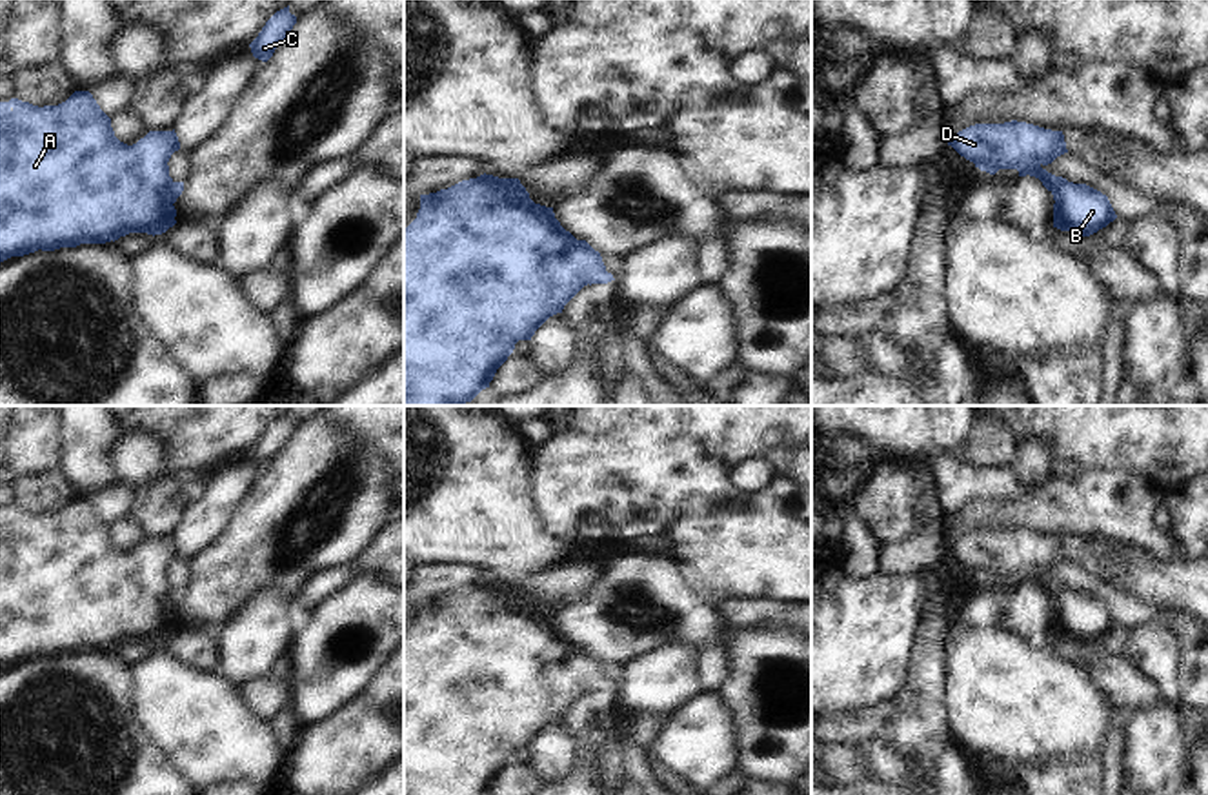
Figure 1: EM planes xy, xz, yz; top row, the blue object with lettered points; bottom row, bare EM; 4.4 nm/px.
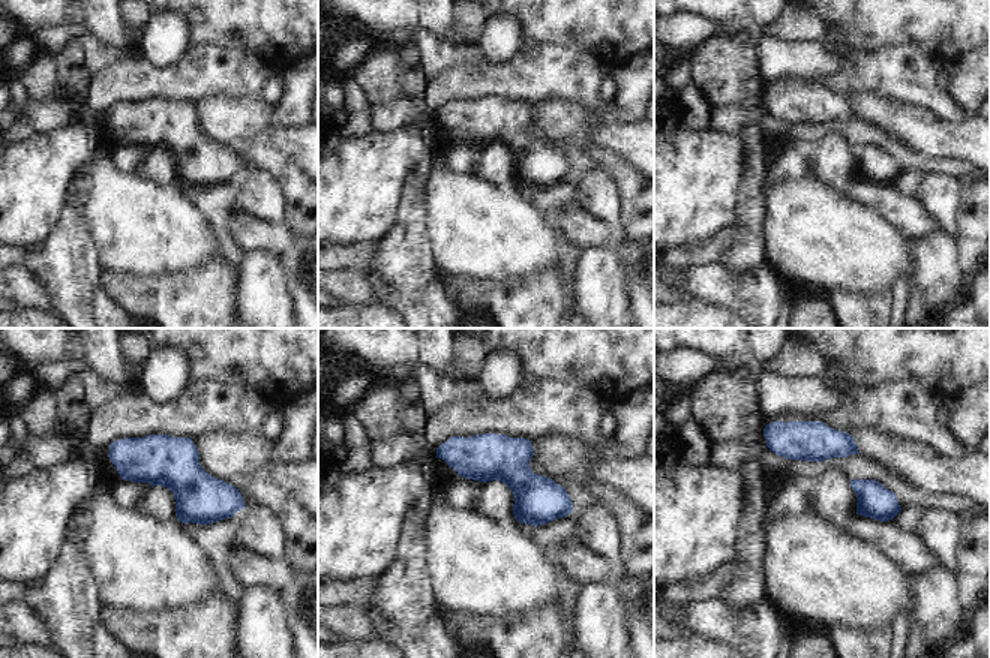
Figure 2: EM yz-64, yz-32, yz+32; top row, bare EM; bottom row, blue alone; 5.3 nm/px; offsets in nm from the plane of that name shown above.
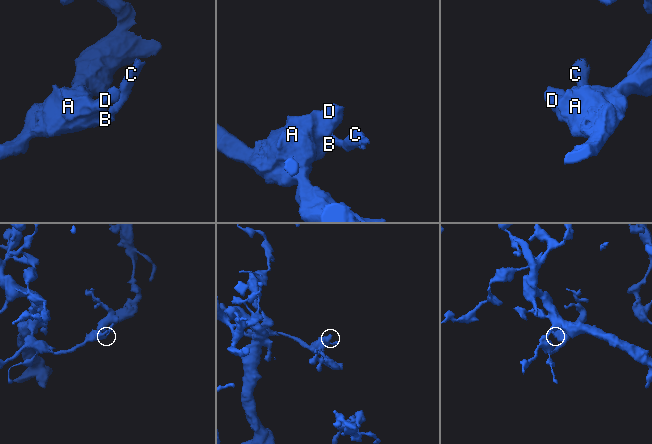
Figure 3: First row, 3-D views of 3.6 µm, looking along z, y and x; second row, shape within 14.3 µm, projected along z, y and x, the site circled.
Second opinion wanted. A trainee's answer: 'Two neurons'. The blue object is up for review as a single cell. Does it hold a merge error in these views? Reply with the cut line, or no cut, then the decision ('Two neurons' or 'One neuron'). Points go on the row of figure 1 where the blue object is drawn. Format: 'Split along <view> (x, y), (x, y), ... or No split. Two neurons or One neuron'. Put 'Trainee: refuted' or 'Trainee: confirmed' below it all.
No split. One neuron
Trainee: refuted

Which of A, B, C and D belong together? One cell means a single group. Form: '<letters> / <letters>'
A B C D

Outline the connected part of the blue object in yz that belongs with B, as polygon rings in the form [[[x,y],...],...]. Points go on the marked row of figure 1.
[[[1017,120],[975,124],[959,131],[948,146],[990,175],[1017,169],[1019,176],[1039,178],[1053,195],[1053,227],[1061,231],[1090,236],[1117,218],[1106,195],[1044,169],[1068,153],[1062,131]]]

